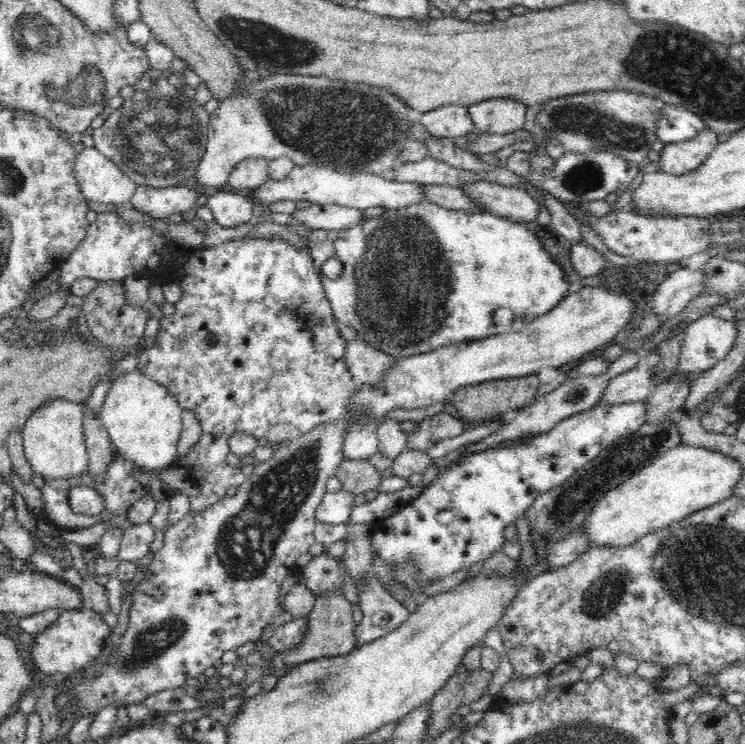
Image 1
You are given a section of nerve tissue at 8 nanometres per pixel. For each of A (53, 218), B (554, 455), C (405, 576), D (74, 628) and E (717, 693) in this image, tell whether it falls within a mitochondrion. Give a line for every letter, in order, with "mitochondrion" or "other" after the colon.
A: other
B: mitochondrion
C: mitochondrion
D: other
E: other

